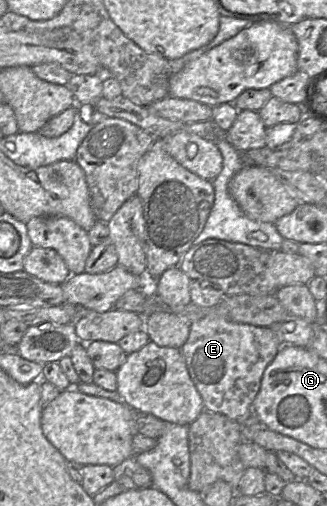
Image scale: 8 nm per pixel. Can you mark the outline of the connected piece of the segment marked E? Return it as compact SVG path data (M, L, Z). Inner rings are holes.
M206 316L190 325L189 337L181 352L205 410L224 414L244 424L252 421L253 402L260 390L264 370L280 349L281 342L270 327Z

